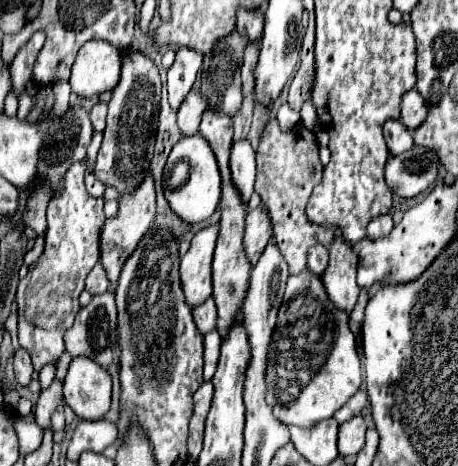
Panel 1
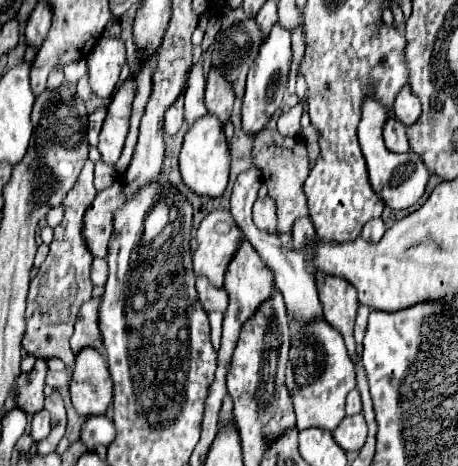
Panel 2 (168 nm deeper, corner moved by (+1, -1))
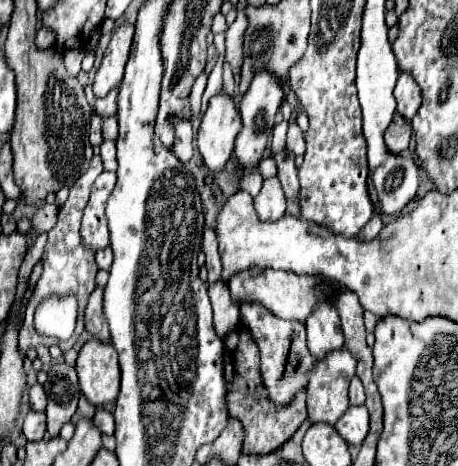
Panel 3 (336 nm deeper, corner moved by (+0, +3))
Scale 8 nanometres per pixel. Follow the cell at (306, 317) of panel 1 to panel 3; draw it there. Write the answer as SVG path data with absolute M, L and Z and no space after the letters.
M335 350L329 352L325 358L315 360L313 370L309 372L309 382L305 386L307 394L307 412L311 422L325 422L325 424L335 424L345 410L349 408L349 398L347 398L347 388L351 378L355 376L357 362L347 350Z

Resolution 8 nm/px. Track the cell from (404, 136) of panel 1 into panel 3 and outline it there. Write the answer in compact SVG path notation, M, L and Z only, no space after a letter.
M395 114L393 122L389 124L389 128L385 132L387 148L395 154L403 154L409 148L409 140L411 140L411 122L407 122L403 116Z

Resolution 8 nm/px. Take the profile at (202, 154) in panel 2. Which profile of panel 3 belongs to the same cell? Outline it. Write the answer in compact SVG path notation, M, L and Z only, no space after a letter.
M225 94L213 96L201 118L197 134L197 148L209 172L219 172L225 168L233 154L239 130L241 120L235 102Z

